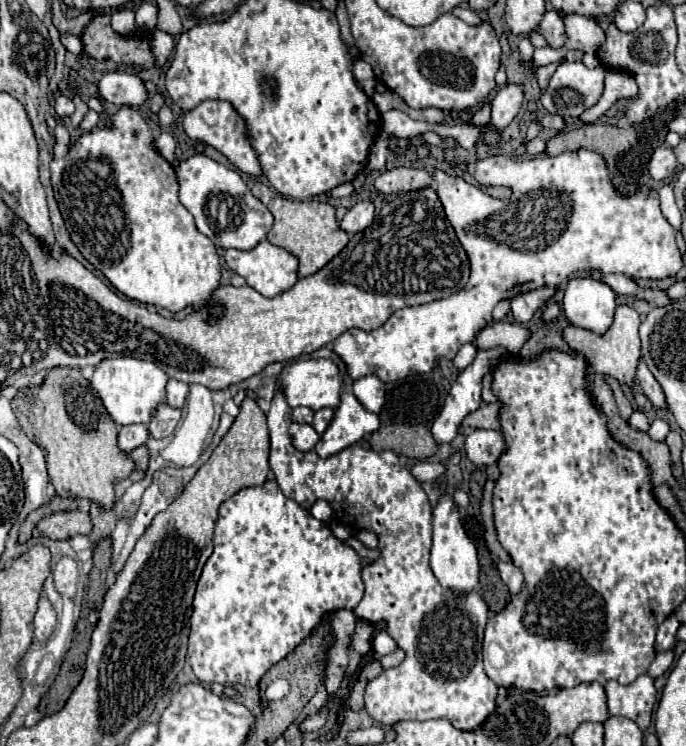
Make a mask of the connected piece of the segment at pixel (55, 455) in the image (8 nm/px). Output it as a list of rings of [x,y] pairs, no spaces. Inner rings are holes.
[[[52,368],[40,386],[20,388],[12,398],[12,410],[26,436],[44,450],[48,478],[58,496],[90,498],[104,508],[112,508],[114,482],[128,478],[134,462],[128,452],[120,452],[118,428],[78,368]]]

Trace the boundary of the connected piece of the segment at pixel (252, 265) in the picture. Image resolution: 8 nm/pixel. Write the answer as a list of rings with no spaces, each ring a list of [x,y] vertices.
[[[262,240],[256,248],[252,248],[250,252],[240,252],[240,250],[226,250],[226,264],[230,270],[234,270],[236,274],[244,276],[246,282],[258,290],[262,296],[278,296],[286,290],[290,290],[296,280],[298,280],[298,258],[294,254],[290,254],[288,250],[270,244],[268,240]]]

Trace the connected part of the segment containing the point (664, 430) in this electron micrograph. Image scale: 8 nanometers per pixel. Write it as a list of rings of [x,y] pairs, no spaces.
[[[656,418],[654,422],[652,422],[652,426],[650,426],[650,430],[648,430],[648,434],[652,436],[652,440],[666,440],[666,434],[670,432],[670,426],[664,422],[664,420],[660,420],[660,418]]]

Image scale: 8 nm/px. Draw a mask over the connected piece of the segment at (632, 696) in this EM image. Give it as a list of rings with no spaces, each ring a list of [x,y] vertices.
[[[648,674],[638,676],[628,686],[622,686],[616,680],[608,680],[604,690],[606,690],[610,716],[624,716],[636,720],[636,724],[642,730],[650,726],[652,710],[656,702],[656,688],[654,688],[654,680]]]

